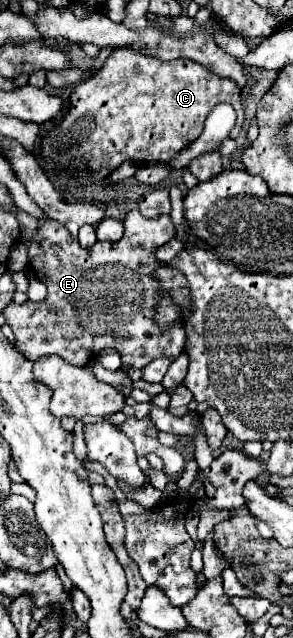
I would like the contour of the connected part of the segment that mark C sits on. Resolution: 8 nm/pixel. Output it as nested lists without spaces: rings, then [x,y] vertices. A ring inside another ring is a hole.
[[[135,48],[113,50],[95,76],[75,86],[69,102],[69,114],[41,142],[41,156],[49,170],[75,168],[81,160],[87,160],[93,178],[109,176],[125,158],[137,164],[169,162],[199,138],[209,110],[219,102],[231,104],[237,112],[231,138],[241,134],[245,120],[241,92],[233,82],[219,78],[199,62],[185,58],[165,62],[157,56],[141,54]],[[107,164],[111,164],[111,170]]]

